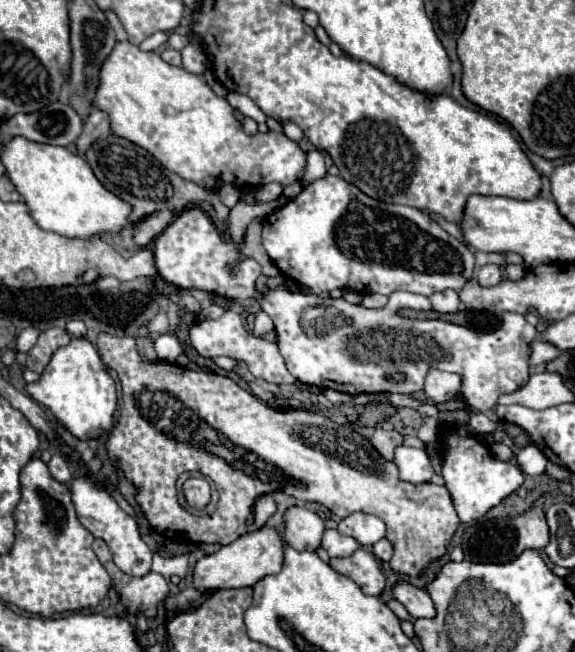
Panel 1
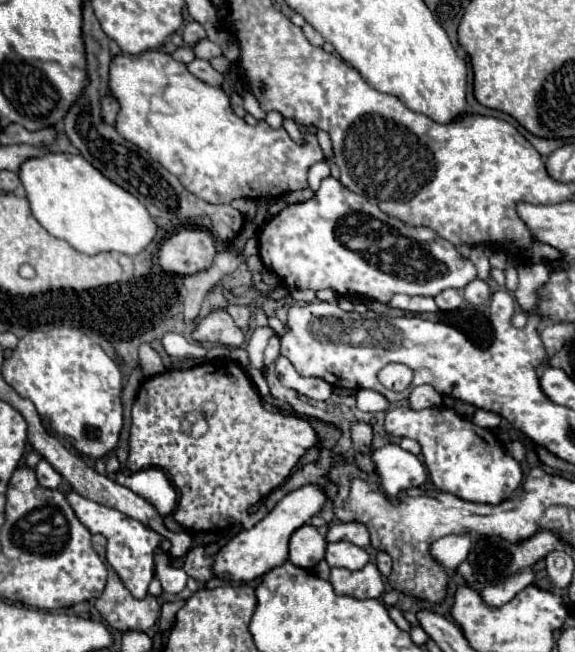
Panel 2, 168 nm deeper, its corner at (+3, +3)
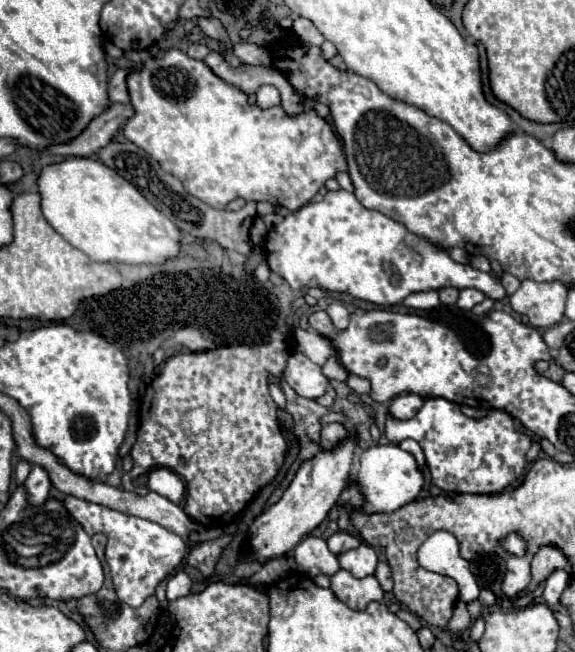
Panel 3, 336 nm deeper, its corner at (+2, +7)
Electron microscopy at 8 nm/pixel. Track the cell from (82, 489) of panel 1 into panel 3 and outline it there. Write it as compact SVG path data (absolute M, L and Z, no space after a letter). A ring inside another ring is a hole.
M70 495L62 503L88 535L104 533L108 537L106 565L110 569L110 579L118 599L130 607L140 607L144 599L152 597L156 593L158 583L164 581L182 563L186 555L186 543L176 533L164 529L158 523L126 515L90 501L82 501Z

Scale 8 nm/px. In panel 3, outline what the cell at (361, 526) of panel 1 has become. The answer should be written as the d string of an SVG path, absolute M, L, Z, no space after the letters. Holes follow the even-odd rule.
M340 531L340 533L336 533L336 535L332 535L332 537L328 539L328 549L330 549L334 555L340 555L340 553L350 551L350 549L356 549L358 545L360 545L360 539L352 537L352 535L344 533L344 531Z

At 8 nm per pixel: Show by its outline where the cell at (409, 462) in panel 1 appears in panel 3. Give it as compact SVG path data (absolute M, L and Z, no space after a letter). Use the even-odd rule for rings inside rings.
M374 445L360 453L360 471L356 477L358 489L364 495L364 505L360 507L366 515L392 513L406 503L412 503L422 489L424 477L416 469L416 461L410 453L402 451L398 445Z

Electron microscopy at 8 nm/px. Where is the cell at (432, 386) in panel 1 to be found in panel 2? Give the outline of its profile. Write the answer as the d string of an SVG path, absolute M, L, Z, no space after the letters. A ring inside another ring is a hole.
M419 385L411 391L409 395L409 403L413 409L425 409L425 407L439 407L443 401L443 397L435 391L435 387L431 385Z

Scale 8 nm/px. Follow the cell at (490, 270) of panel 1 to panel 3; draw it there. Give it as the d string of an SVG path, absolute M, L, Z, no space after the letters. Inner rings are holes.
M462 289L456 305L458 305L458 309L462 309L462 311L470 311L474 305L482 303L484 297L486 297L486 295L480 293L480 291L476 291L476 289Z

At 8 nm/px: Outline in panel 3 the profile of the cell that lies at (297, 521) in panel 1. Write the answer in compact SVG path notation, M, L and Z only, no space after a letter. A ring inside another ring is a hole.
M312 535L304 537L294 549L294 557L300 571L308 577L316 577L316 575L332 577L340 569L336 555L330 553L326 541L320 537L312 537Z

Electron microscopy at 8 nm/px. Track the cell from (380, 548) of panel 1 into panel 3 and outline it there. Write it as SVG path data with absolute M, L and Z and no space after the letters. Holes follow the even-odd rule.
M386 561L378 563L378 569L376 569L374 577L378 579L378 583L384 591L392 591L392 573L390 573L390 567L388 567Z

